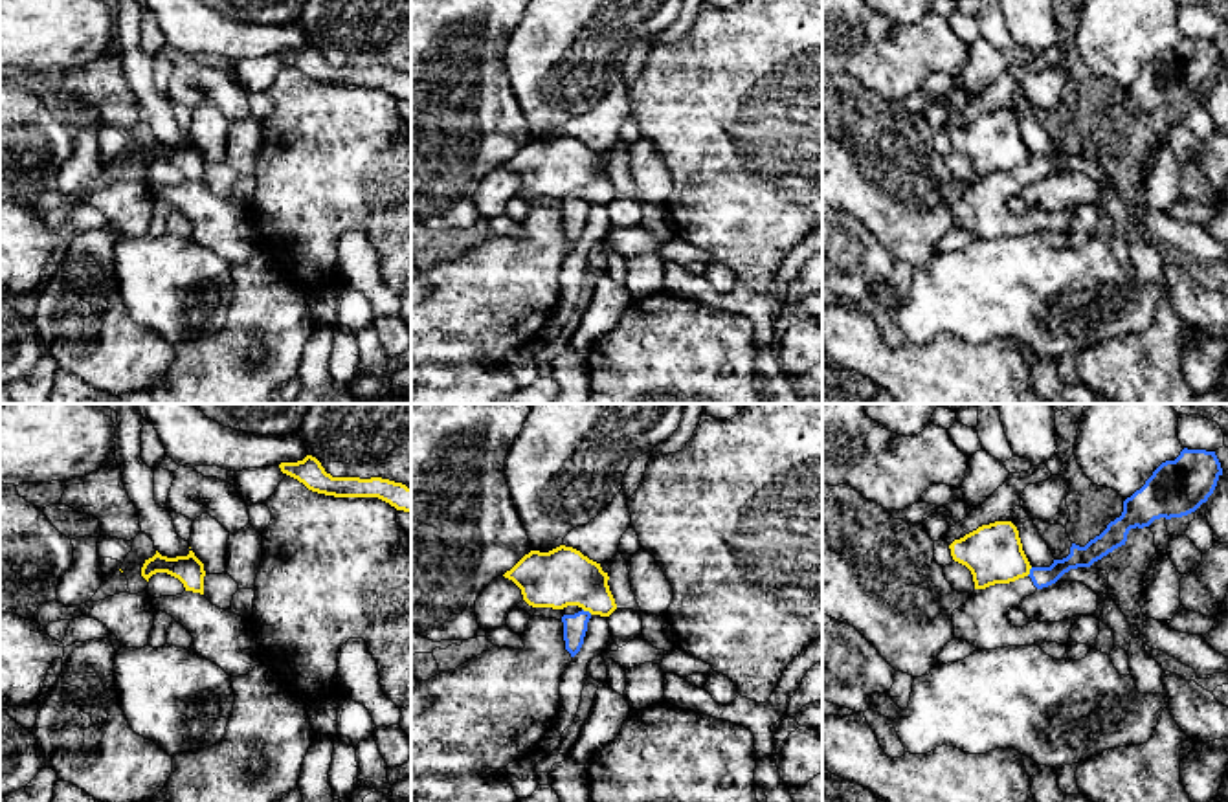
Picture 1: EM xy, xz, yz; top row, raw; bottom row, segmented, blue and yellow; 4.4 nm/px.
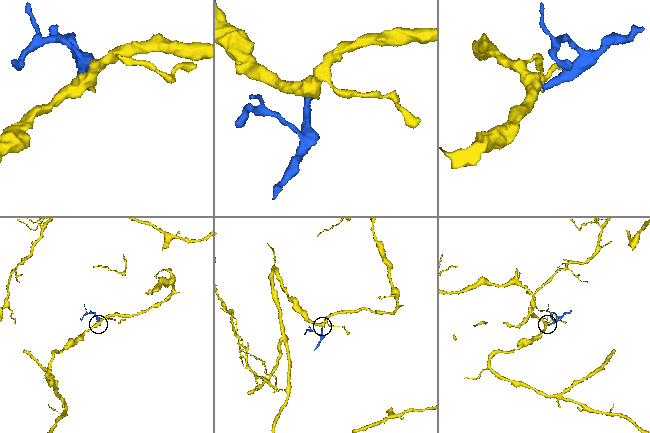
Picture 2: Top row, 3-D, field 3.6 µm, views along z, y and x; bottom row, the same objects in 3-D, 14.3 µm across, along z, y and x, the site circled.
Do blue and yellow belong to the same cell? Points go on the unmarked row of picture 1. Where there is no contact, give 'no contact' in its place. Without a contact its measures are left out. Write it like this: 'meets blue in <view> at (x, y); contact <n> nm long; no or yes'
meets blue in xz at (588, 200); contact 50 nm long; no

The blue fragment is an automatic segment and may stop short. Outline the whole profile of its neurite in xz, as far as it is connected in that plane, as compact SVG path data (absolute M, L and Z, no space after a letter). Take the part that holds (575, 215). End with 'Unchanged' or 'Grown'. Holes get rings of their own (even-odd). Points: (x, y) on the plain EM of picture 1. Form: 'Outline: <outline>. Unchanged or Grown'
Outline: M567 195L562 202L565 239L575 246L584 233L591 202L578 195Z. Grown

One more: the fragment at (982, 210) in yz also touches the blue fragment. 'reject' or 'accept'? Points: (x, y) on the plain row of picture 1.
accept

